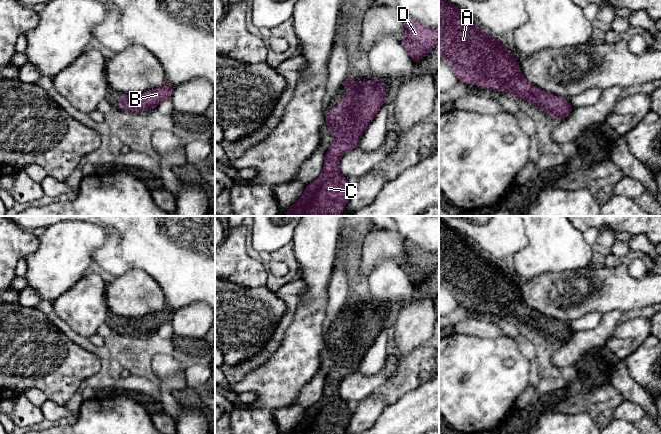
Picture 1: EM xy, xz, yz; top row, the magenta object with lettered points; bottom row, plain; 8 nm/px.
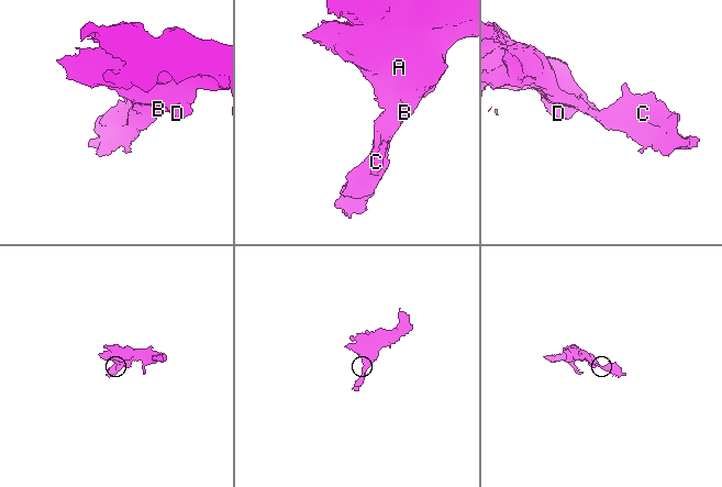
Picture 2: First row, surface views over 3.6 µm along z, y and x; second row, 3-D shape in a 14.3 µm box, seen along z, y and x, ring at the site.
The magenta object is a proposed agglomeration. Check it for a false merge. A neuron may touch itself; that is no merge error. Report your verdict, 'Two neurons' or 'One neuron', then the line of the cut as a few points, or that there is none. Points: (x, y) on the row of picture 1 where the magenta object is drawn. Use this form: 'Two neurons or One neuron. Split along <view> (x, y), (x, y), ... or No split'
One neuron. No split

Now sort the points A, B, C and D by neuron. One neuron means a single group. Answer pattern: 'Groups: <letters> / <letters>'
Groups: A B C D

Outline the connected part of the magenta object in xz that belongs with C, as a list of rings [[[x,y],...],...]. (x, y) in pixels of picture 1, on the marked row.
[[[348,77],[341,88],[347,89],[348,95],[340,100],[336,108],[326,113],[326,128],[333,136],[333,144],[325,153],[322,172],[314,182],[306,185],[302,196],[291,208],[284,211],[286,216],[341,216],[350,199],[352,189],[339,170],[340,160],[345,153],[358,147],[366,127],[385,101],[387,84],[380,78],[354,82]]]

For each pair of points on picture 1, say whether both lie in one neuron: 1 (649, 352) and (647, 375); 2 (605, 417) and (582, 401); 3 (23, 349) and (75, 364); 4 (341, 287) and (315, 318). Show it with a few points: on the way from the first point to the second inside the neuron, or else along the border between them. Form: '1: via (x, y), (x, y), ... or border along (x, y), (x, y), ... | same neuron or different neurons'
1: via (649, 358), (649, 369) | same neuron
2: via (599, 411), (588, 401) | same neuron
3: via (36, 354), (52, 363), (62, 364) | same neuron
4: border along (330, 280), (327, 314), (322, 326) | different neurons

